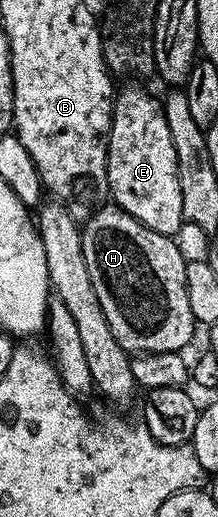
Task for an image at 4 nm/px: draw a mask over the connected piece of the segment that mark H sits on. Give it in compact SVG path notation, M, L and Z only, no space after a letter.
M113 203L103 204L94 210L94 213L84 222L80 229L82 246L84 247L84 263L88 263L88 276L92 278L92 287L96 287L96 296L100 299L100 307L104 307L104 319L108 319L108 327L112 327L112 335L116 335L116 343L124 347L127 353L137 355L140 353L177 353L186 344L196 337L196 322L192 315L192 307L188 307L188 287L186 286L186 263L180 253L174 237L166 237L162 233L144 227L132 215L125 213L121 207Z

